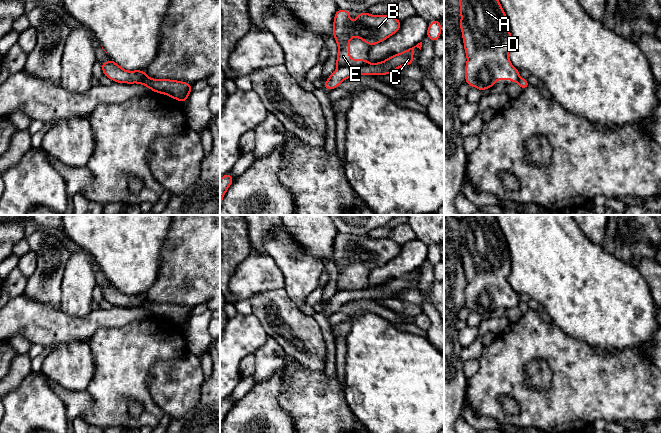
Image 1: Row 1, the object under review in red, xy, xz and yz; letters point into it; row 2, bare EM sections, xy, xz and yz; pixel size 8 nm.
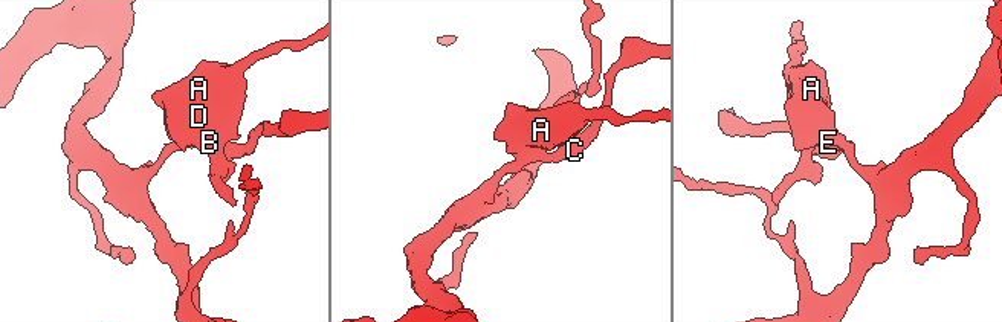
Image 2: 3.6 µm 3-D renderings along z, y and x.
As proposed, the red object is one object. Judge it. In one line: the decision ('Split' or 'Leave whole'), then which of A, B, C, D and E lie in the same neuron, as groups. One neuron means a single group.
Leave whole. Groups: A B C D E

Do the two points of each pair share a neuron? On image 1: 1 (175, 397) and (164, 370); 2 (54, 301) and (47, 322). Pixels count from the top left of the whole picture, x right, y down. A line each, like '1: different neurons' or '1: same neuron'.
1: same neuron
2: different neurons

